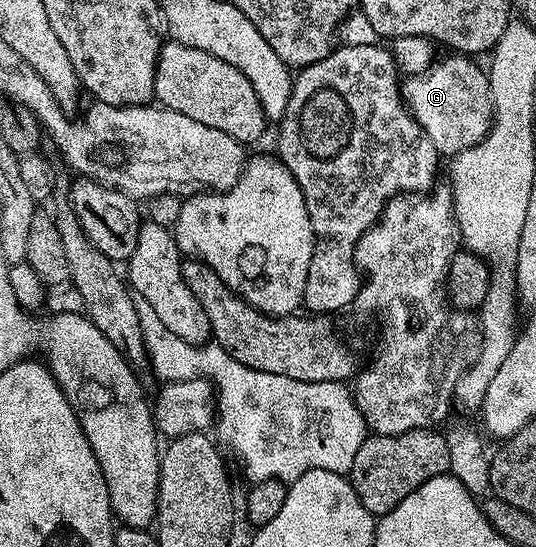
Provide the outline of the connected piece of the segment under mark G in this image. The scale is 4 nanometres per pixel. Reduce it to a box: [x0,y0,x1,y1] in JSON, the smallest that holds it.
[401,55,495,158]

